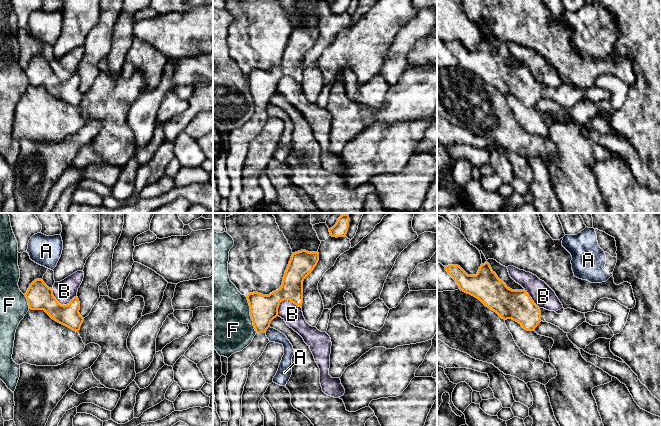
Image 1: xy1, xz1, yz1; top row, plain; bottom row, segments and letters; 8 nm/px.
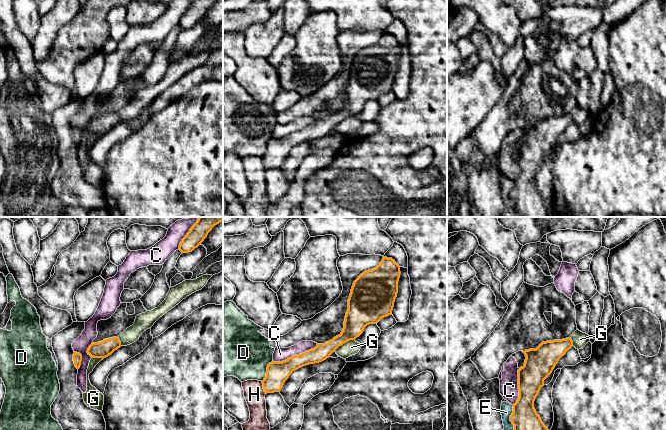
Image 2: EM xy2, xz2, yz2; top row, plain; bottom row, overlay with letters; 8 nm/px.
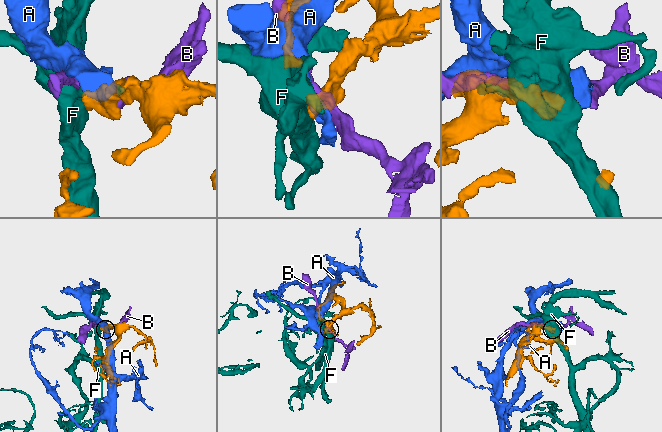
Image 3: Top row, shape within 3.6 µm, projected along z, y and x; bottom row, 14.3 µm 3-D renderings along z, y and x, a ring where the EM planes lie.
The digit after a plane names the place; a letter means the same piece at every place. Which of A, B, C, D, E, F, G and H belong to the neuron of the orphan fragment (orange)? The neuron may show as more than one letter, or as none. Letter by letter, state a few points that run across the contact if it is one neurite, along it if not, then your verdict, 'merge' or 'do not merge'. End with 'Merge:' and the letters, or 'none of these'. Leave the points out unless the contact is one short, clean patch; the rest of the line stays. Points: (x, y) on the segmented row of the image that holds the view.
A: line xz1 (269, 326), (265, 332); do not merge
B: do not merge
C: do not merge
D: do not merge
E: do not merge
F: do not merge
G: line xz2 (354, 339), (347, 340), (334, 350); do not merge
H: line xz2 (261, 381), (265, 394); do not merge
Merge: none of these

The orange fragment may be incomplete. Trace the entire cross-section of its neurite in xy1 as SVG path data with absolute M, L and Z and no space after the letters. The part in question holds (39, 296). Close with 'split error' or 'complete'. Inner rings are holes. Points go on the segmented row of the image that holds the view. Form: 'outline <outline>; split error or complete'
outline M42 279L34 280L24 294L31 310L44 310L56 322L78 332L84 321L80 315L80 302L74 297L69 304L61 305Z; complete

